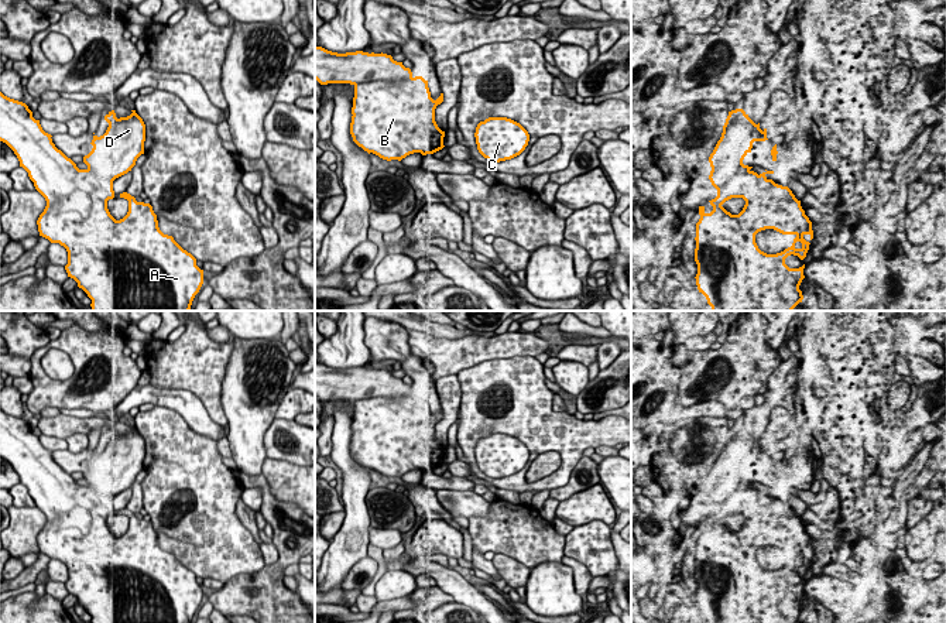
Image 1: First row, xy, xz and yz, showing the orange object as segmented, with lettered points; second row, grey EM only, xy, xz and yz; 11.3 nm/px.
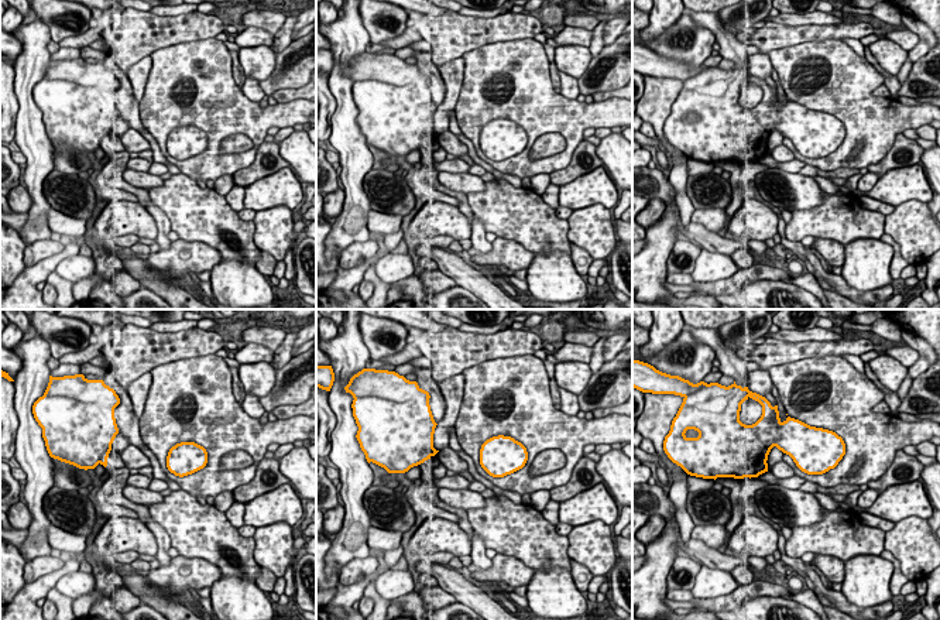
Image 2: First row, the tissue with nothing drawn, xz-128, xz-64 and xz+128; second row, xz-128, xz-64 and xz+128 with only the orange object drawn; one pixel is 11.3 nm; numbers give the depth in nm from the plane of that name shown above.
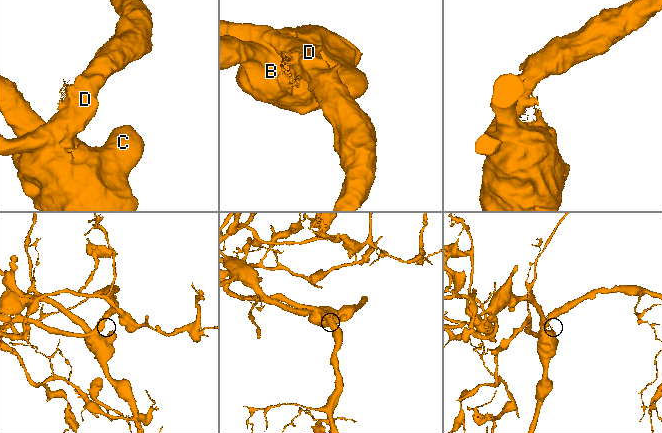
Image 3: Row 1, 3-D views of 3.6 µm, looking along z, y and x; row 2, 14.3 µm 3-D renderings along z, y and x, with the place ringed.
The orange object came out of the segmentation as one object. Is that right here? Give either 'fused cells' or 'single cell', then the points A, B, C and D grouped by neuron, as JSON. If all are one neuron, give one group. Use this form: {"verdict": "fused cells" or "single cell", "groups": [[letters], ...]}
{"verdict": "fused cells", "groups": [["A", "B", "C"], ["D"]]}

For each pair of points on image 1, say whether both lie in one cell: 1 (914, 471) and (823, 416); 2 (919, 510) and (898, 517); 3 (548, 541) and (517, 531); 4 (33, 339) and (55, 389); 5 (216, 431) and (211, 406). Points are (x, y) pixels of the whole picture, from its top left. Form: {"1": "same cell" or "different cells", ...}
{"1": "different cells", "2": "different cells", "3": "same cell", "4": "different cells", "5": "different cells"}

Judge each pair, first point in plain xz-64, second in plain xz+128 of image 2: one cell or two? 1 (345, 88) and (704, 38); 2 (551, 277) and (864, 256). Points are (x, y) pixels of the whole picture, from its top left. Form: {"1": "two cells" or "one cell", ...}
{"1": "two cells", "2": "one cell"}

